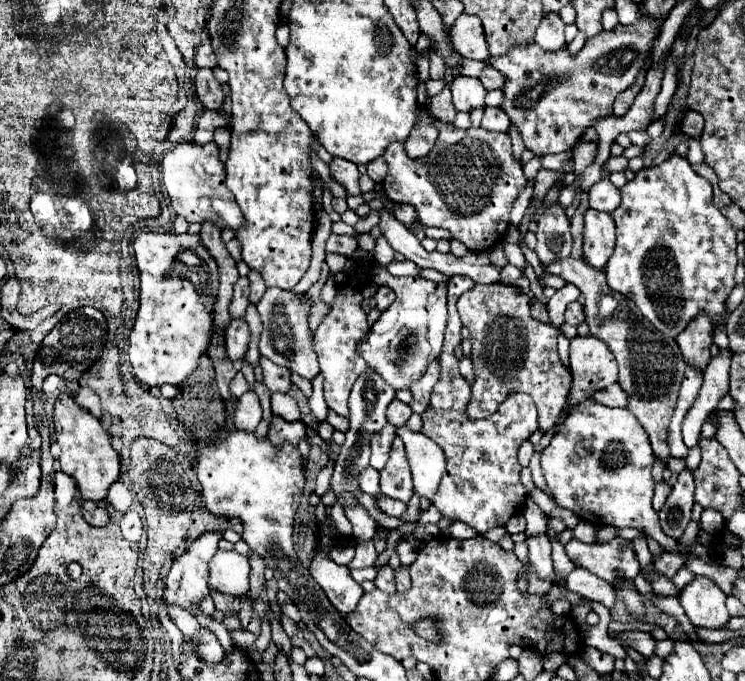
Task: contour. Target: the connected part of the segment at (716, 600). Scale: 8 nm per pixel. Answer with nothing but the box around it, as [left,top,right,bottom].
[679,576,729,630]

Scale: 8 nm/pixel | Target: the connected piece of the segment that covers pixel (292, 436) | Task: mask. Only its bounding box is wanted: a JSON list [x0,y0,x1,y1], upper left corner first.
[269,416,305,446]

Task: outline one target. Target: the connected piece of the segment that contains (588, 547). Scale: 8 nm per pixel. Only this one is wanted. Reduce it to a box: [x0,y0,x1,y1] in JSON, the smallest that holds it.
[565,538,639,586]

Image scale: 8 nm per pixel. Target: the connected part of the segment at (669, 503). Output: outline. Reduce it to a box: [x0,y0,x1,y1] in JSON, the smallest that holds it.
[659,470,695,540]

